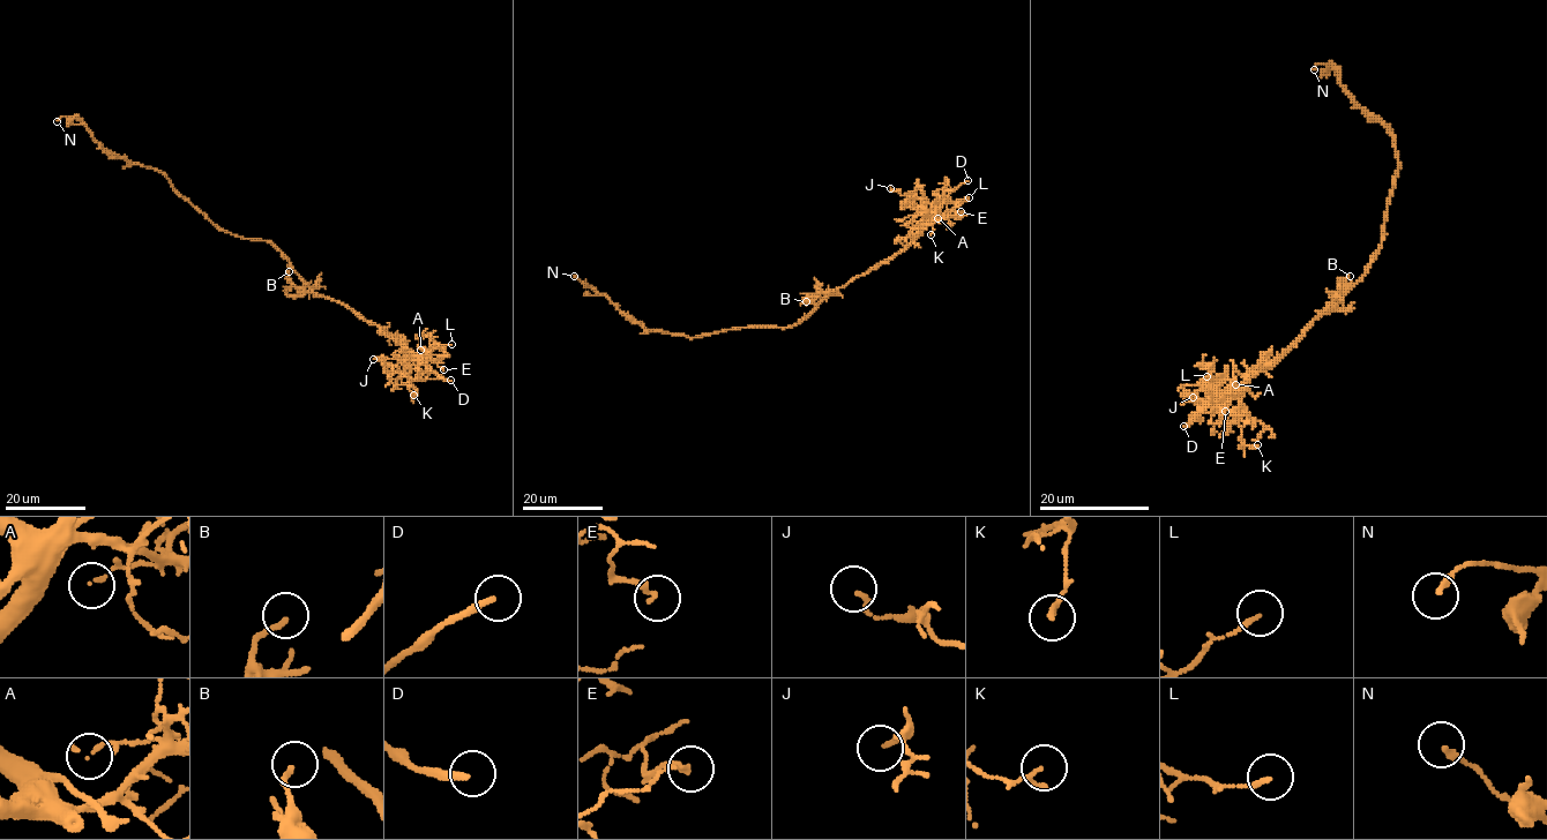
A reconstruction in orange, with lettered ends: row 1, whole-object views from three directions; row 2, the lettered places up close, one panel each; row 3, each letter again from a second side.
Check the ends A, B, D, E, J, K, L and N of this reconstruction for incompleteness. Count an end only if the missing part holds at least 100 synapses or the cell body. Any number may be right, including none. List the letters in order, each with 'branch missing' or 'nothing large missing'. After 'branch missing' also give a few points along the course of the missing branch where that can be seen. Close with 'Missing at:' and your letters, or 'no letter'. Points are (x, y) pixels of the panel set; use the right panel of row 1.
A: nothing large missing
B: nothing large missing
D: branch missing; missing branch runs (1183, 426), (1176, 420), (1170, 426), (1158, 413), (1158, 470), (1148, 479), (1140, 480), (1133, 465), (1142, 478)
E: nothing large missing
J: nothing large missing
K: nothing large missing
L: nothing large missing
N: nothing large missing
Missing at: D

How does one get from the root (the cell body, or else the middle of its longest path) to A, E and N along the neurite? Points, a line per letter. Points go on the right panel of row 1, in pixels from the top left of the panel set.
A: (1381, 245), (1366, 274), (1329, 312), (1318, 315), (1279, 357), (1227, 392), (1228, 385), (1232, 382), (1235, 384)
E: (1381, 245), (1366, 274), (1329, 312), (1318, 315), (1279, 357), (1263, 365), (1220, 399), (1225, 411)
N: (1381, 245), (1398, 167), (1394, 136), (1354, 102), (1337, 69), (1324, 65), (1314, 69)

